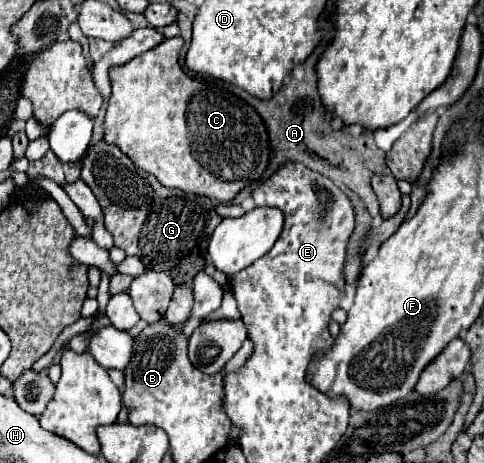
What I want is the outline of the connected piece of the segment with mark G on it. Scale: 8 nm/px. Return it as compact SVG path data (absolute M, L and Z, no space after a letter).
M98 141L82 163L80 179L96 195L104 213L104 227L112 233L114 245L124 249L126 255L136 255L146 269L170 271L222 221L208 197L162 187L154 175L140 171L114 145Z

